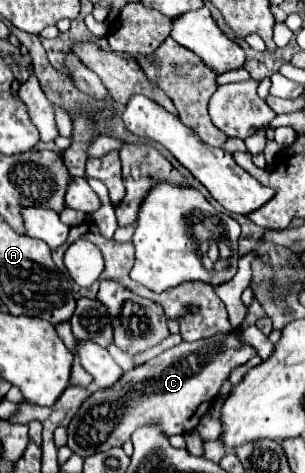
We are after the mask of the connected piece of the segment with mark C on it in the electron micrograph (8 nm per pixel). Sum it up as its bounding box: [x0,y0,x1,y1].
[67,329,257,457]

